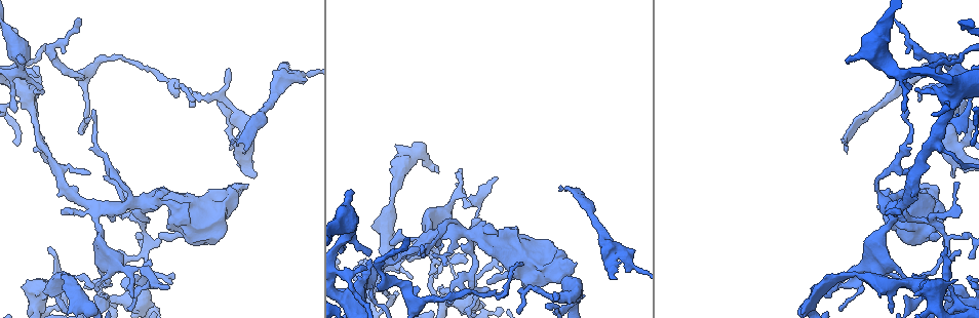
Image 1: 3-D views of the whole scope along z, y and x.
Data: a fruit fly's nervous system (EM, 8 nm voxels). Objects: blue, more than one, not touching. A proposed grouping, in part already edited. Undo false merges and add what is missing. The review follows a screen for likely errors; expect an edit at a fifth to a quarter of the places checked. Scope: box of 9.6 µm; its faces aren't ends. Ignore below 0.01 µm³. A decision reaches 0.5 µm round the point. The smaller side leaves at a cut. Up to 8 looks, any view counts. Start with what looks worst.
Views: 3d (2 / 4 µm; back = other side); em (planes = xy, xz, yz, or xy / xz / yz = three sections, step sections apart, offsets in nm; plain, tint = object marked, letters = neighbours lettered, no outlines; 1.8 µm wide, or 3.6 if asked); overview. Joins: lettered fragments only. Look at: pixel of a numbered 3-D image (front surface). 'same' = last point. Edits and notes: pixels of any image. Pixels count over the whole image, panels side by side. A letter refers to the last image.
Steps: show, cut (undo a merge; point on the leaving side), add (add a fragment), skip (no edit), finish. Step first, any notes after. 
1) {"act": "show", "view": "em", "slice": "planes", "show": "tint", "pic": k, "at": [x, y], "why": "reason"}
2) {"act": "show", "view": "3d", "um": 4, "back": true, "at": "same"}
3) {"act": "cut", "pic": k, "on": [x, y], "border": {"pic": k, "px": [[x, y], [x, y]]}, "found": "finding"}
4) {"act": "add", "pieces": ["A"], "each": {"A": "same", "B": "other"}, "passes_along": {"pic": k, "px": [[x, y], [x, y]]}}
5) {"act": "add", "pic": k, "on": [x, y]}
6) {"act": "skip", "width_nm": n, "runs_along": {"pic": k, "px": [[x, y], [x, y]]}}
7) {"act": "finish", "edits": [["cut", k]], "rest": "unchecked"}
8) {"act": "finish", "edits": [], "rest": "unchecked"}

{"act": "show", "view": "3d", "um": 4, "pic": 1, "at": [472, 234], "why": "four arms meet"}

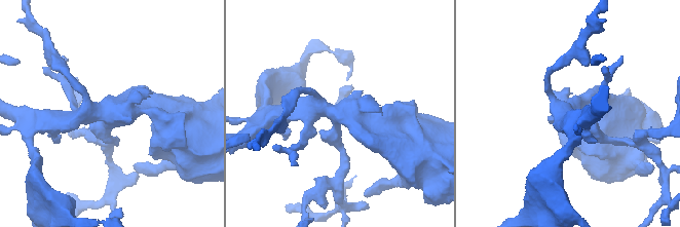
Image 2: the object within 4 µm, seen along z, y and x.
{"act": "show", "view": "em", "slice": "xz", "step": 8, "show": "letters", "pic": 2, "at": [113, 114]}

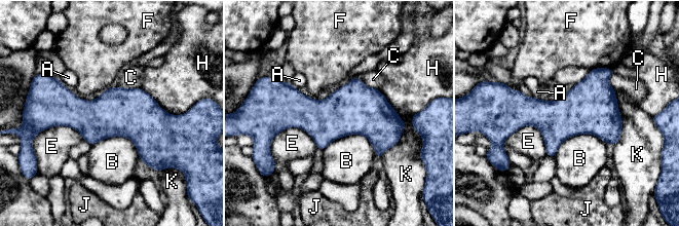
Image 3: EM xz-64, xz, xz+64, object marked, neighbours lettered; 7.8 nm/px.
{"act": "show", "view": "em", "slice": "yz", "step": 8, "show": "letters", "at": "same", "why": "another direction"}

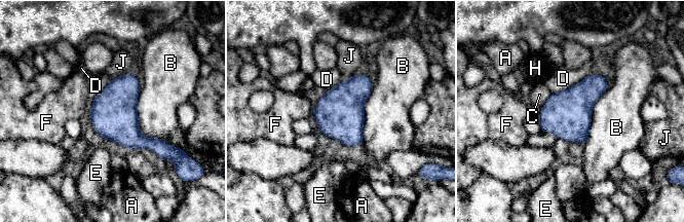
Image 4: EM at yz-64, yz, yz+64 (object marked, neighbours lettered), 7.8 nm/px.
{"act": "skip", "width_nm": 360, "each": {"A": "other", "B": "other", "C": "other", "D": "other", "E": "other", "F": "other", "H": "other", "J": "other"}, "border": {"pic": 4, "px": [[139, 89], [139, 131], [175, 147]]}, "found": "all the same neuron"}

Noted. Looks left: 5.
{"act": "show", "view": "em", "um": 3.6, "slice": "planes", "show": "plain", "pic": 1, "at": [934, 298], "why": "looks like a crossing"}

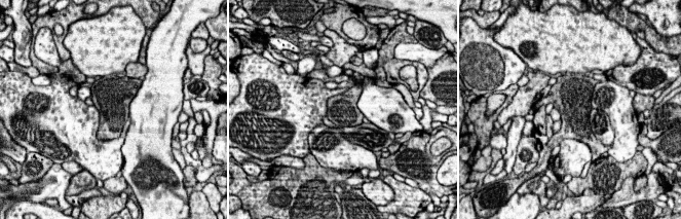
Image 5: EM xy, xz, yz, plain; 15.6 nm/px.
{"act": "show", "view": "em", "um": 3.6, "slice": "planes", "show": "letters", "at": "same"}

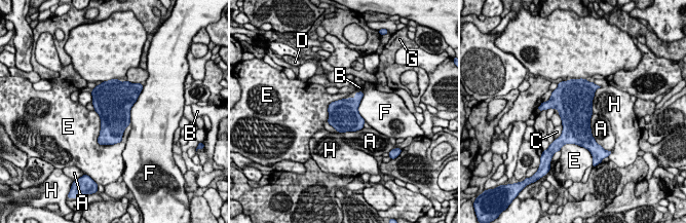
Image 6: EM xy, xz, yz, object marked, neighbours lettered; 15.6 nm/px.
{"act": "skip", "each": {"A": "other", "B": "other", "C": "other", "D": "other", "E": "other", "F": "other", "G": "other", "H": "other"}, "border": {"pic": 6, "px": [[562, 124], [562, 133], [555, 140]]}, "found": "one neuron here"}

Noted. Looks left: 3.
{"act": "show", "view": "em", "slice": "planes", "show": "letters", "pic": 1, "at": [617, 279], "why": "free end"}

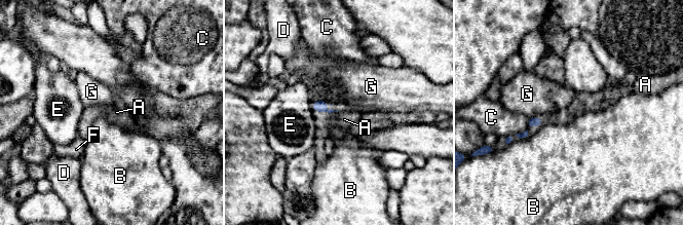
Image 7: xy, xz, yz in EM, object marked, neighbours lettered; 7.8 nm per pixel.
{"act": "add", "pieces": ["A"], "each": {"A": "same", "B": "other", "C": "other", "D": "other", "E": "other", "F": "other", "G": "other"}, "passes_along": {"pic": 7, "px": [[319, 106], [334, 111], [344, 119]]}, "found": "the neuron continues"}

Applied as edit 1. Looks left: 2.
{"act": "finish", "edits": [["add", 7]], "rest": "unchecked"}

